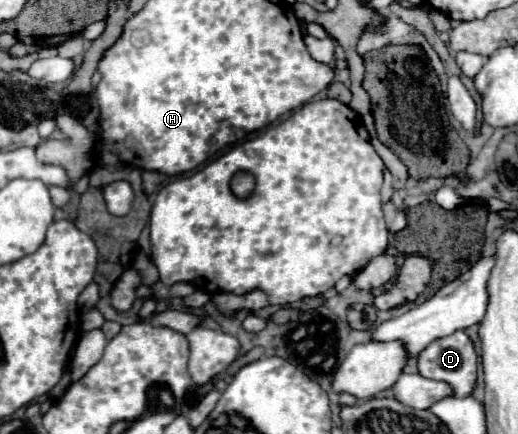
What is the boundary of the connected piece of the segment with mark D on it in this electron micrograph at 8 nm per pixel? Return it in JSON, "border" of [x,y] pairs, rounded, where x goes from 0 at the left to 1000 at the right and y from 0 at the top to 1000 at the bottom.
{"border":[[[882,760],[871,774],[847,779],[836,793],[828,793],[828,802],[820,802],[809,816],[809,862],[832,876],[863,880],[875,899],[875,912],[882,917],[909,912],[921,885],[921,811],[898,760]]]}

